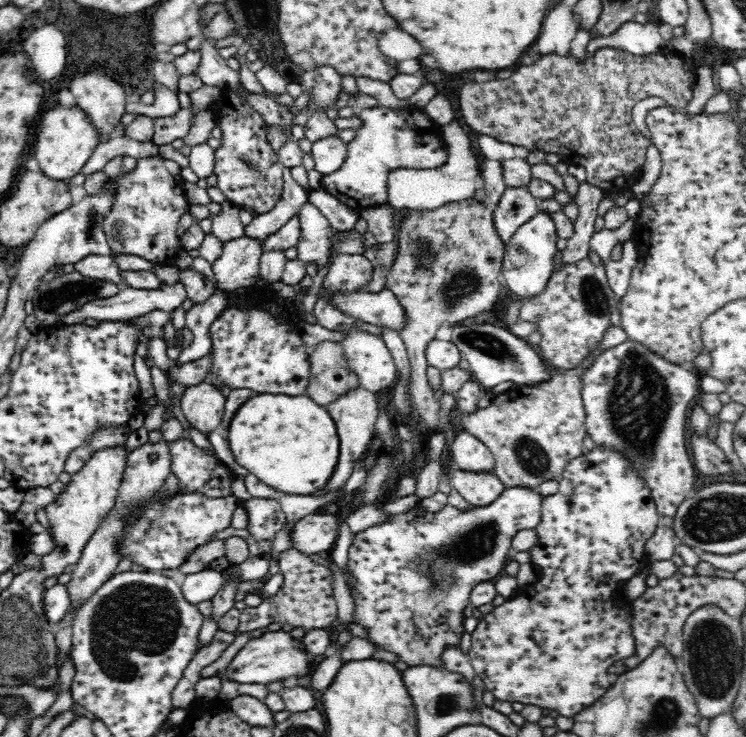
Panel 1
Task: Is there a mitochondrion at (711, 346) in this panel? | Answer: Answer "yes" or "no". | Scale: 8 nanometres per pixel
no

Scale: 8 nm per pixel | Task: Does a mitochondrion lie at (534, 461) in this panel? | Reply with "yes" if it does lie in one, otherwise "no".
yes

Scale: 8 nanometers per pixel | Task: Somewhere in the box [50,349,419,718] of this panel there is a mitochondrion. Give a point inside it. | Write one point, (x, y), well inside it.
(137, 620)

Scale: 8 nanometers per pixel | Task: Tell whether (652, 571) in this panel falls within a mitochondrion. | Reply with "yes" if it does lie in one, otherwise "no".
no

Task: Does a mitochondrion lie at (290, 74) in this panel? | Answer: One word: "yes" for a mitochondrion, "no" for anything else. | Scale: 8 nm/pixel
no

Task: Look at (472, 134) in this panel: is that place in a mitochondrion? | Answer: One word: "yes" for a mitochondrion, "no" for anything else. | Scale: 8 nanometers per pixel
no

